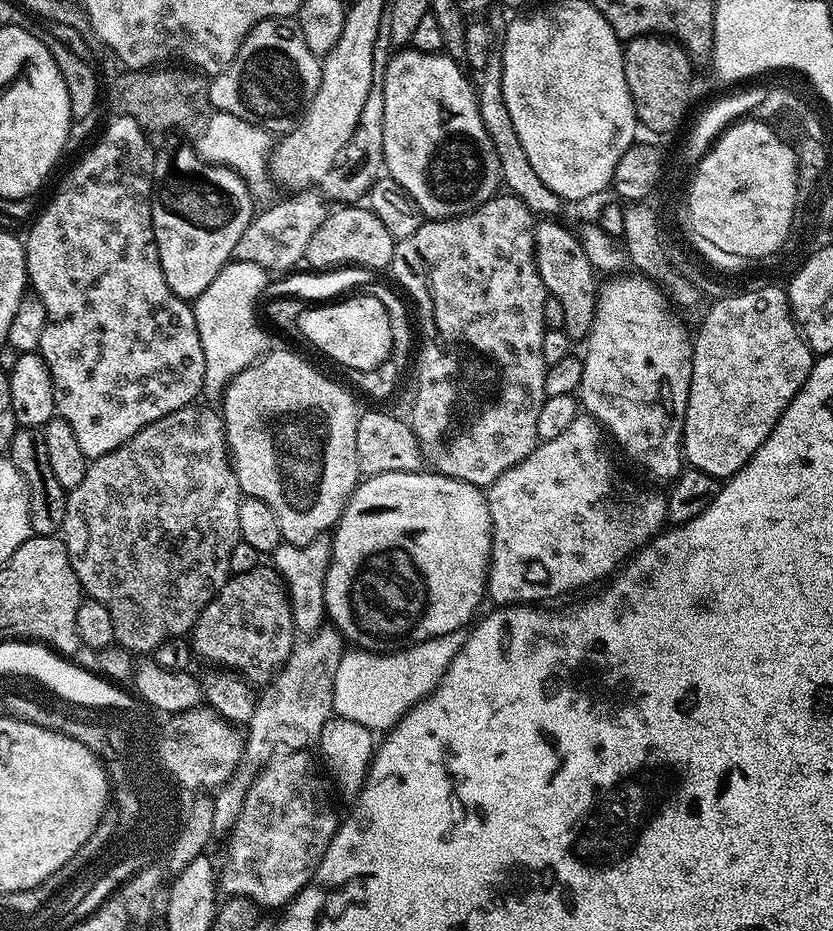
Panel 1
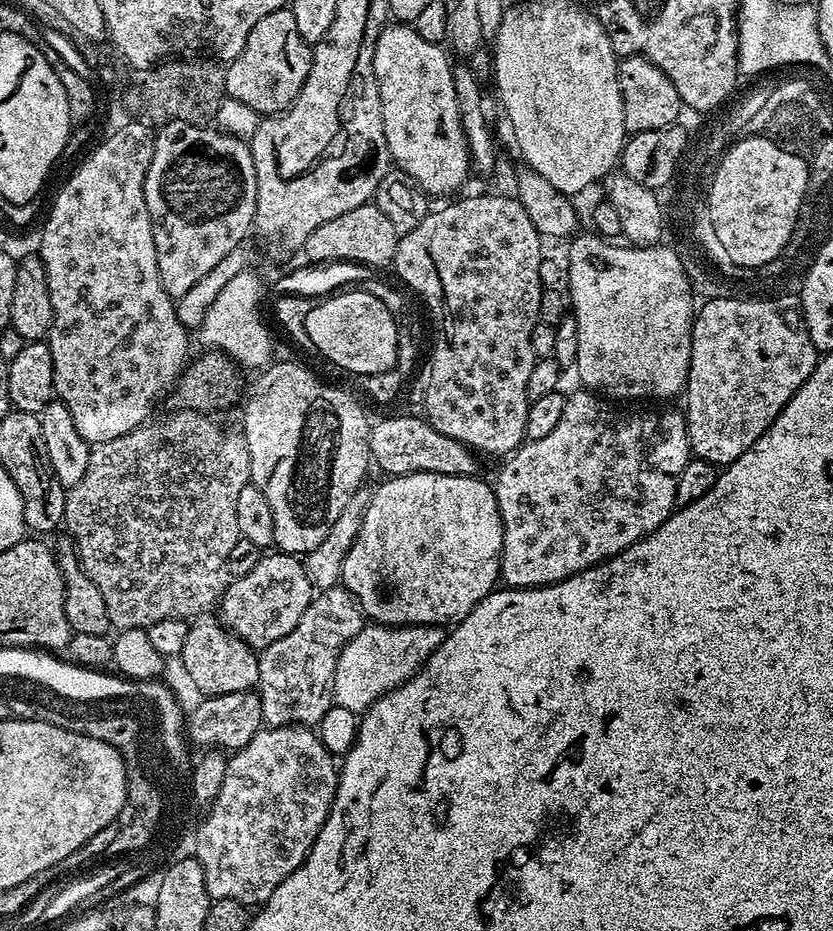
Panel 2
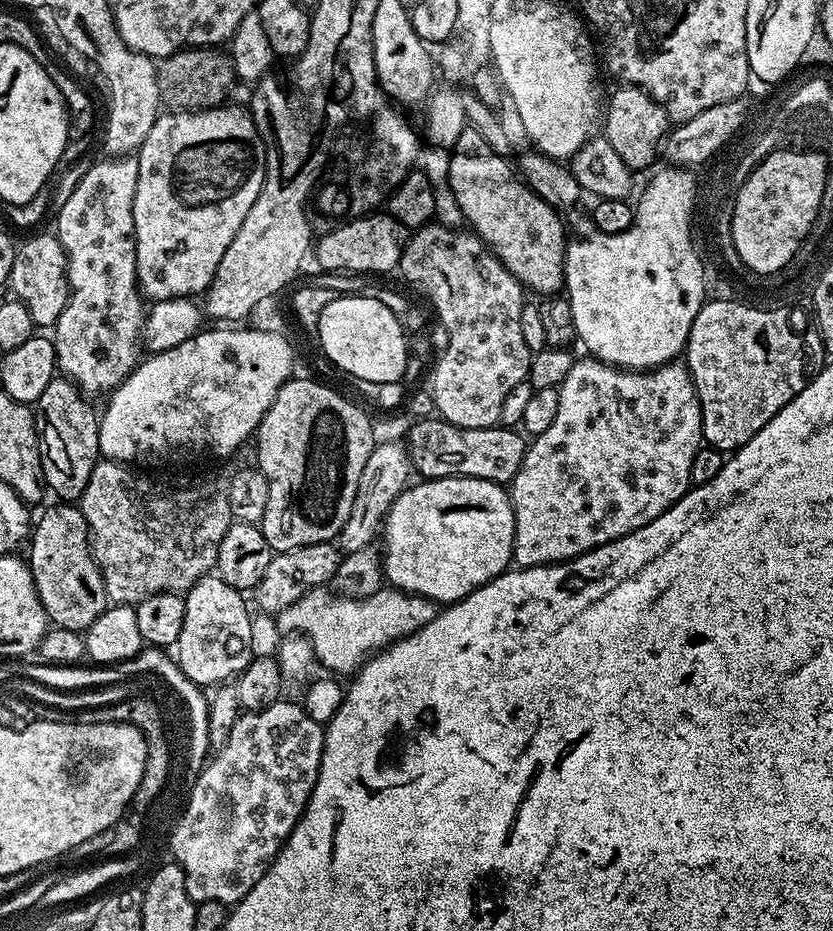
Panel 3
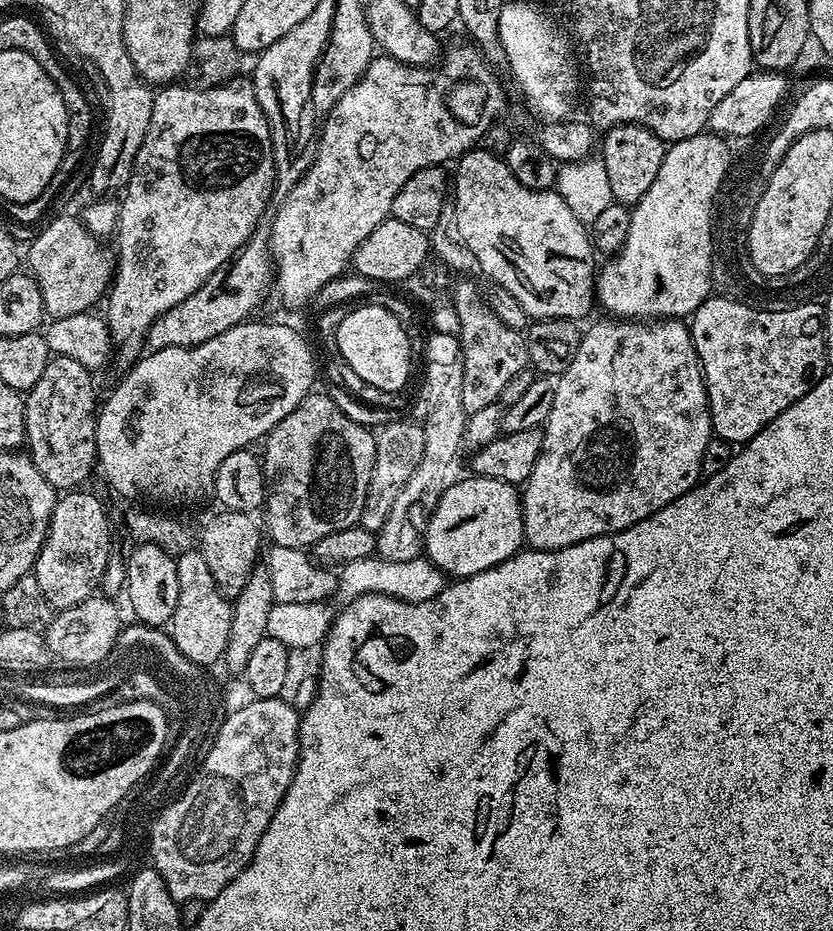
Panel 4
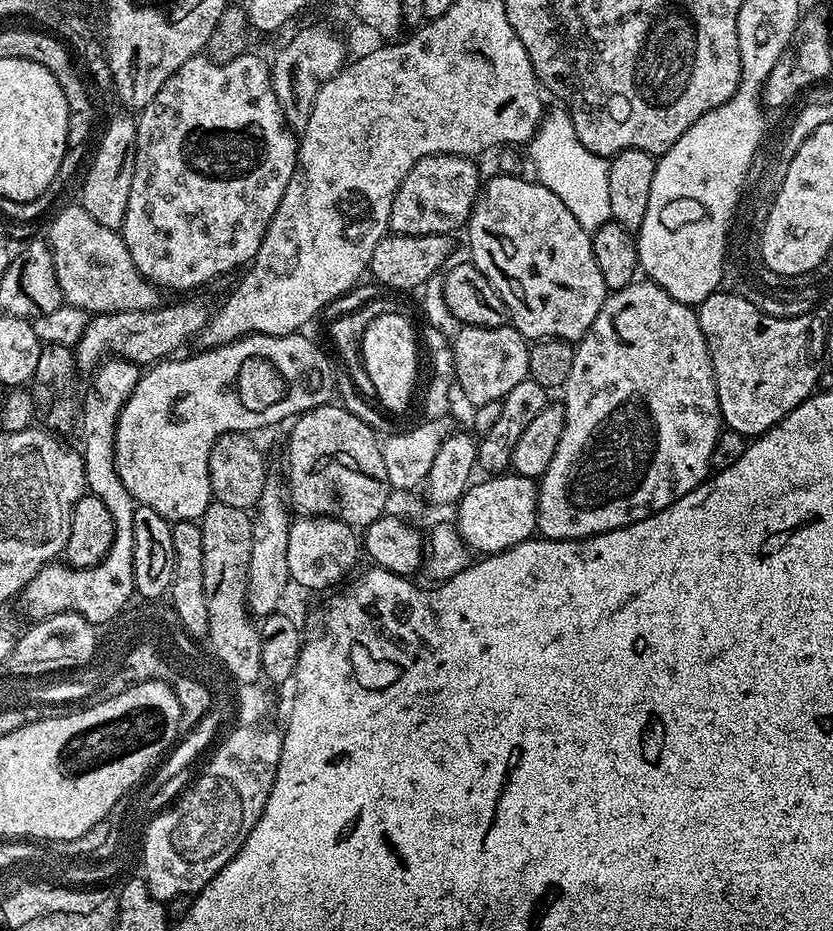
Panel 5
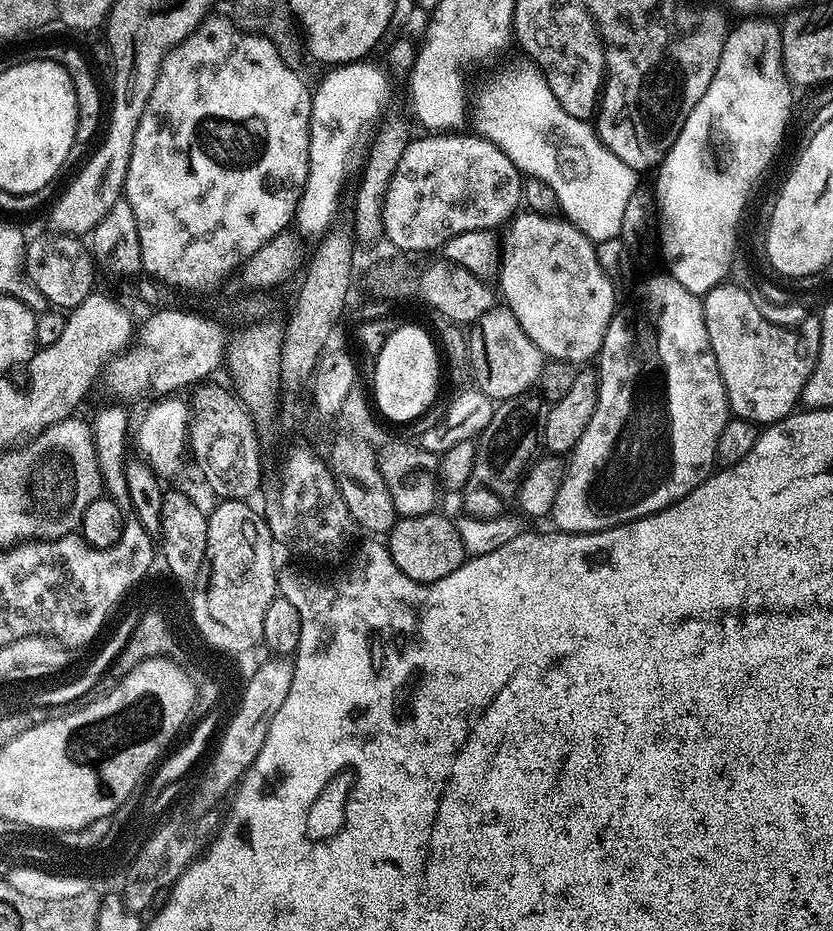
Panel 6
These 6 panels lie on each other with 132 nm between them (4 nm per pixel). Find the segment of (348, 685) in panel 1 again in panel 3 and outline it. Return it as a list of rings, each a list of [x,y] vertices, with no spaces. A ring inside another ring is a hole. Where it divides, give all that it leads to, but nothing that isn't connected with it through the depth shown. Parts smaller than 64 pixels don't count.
[[[324,586],[312,588],[302,598],[298,598],[298,602],[286,606],[286,610],[275,617],[276,628],[280,634],[306,636],[312,644],[319,667],[329,668],[332,671],[329,673],[344,678],[351,677],[370,654],[422,630],[422,626],[433,620],[438,611],[436,601],[429,600],[427,596],[414,596],[411,592],[402,592],[391,586],[381,587],[380,591],[365,600],[332,600],[333,593],[328,593],[328,590]]]

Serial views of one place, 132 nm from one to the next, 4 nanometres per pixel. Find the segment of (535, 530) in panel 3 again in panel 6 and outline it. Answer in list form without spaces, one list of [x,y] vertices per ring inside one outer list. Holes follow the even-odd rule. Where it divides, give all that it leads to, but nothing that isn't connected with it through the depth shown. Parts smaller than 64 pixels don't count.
[[[661,274],[642,281],[637,286],[636,293],[625,304],[623,301],[617,307],[612,313],[612,320],[604,330],[595,364],[598,383],[594,388],[592,415],[589,416],[587,426],[582,430],[578,442],[567,457],[562,486],[558,486],[558,498],[554,498],[554,506],[550,513],[550,520],[556,523],[553,525],[561,532],[601,532],[607,528],[617,528],[620,524],[629,524],[632,520],[641,520],[651,512],[657,512],[678,503],[683,496],[690,494],[690,490],[694,490],[702,481],[708,479],[717,467],[718,438],[730,418],[726,386],[722,382],[722,374],[718,370],[718,362],[710,346],[710,334],[706,330],[703,299],[697,293],[686,290],[682,282],[678,282],[670,275]]]

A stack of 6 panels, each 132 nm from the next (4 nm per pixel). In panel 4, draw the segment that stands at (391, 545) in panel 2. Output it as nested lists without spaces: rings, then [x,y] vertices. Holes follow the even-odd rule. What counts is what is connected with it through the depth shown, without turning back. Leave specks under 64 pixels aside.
[[[475,474],[469,477],[469,480],[457,479],[442,494],[424,532],[427,559],[452,578],[473,576],[482,570],[490,570],[503,560],[515,556],[524,544],[521,493],[501,480]]]

